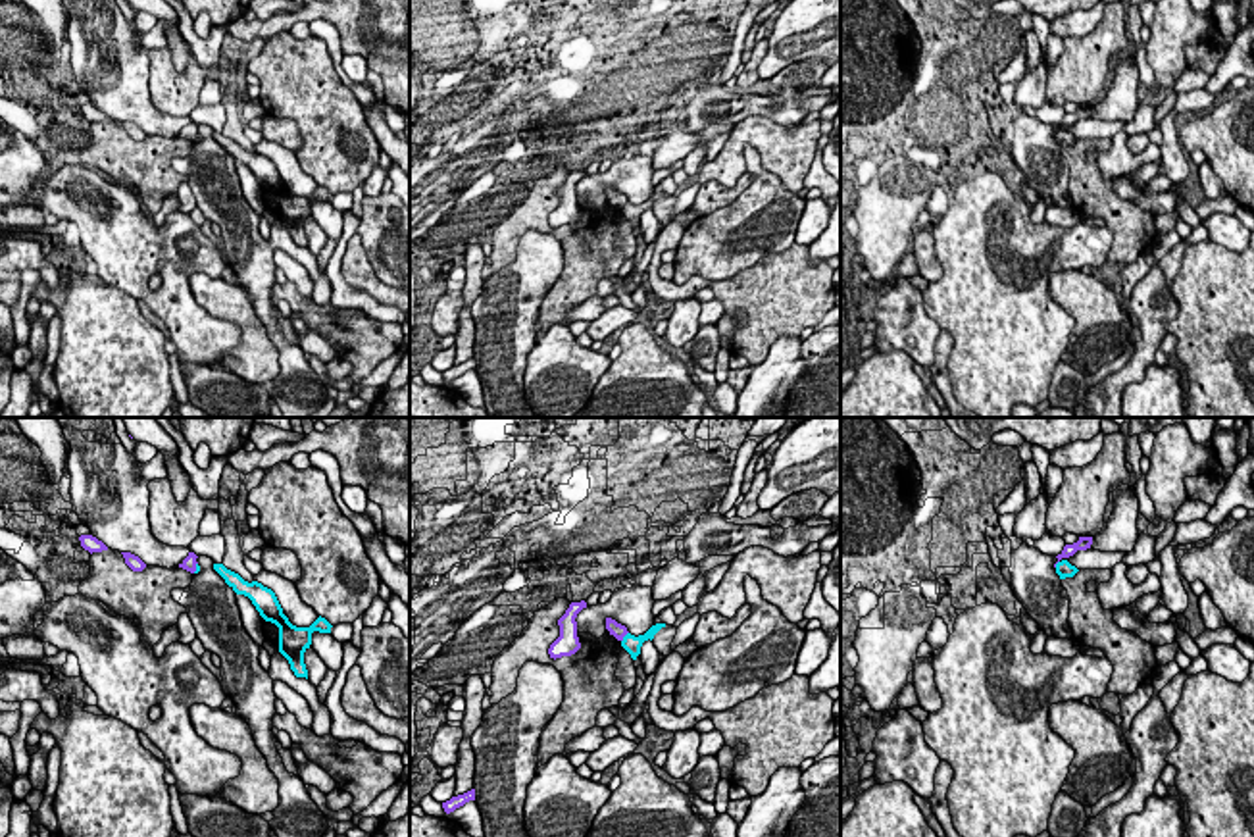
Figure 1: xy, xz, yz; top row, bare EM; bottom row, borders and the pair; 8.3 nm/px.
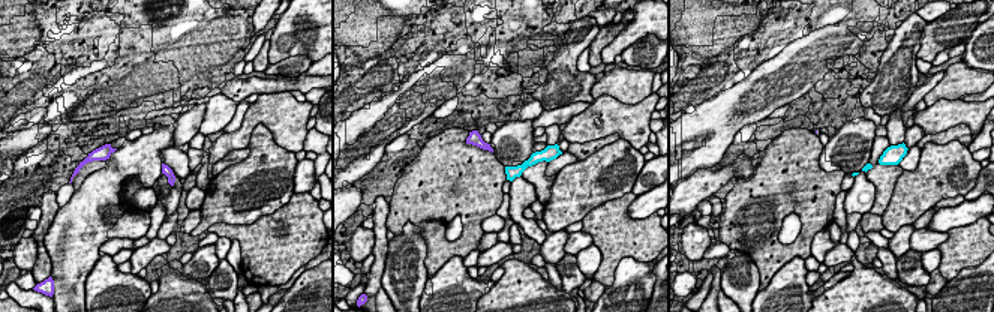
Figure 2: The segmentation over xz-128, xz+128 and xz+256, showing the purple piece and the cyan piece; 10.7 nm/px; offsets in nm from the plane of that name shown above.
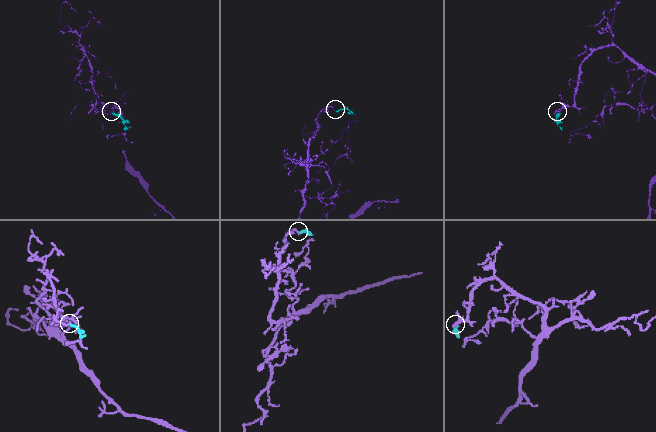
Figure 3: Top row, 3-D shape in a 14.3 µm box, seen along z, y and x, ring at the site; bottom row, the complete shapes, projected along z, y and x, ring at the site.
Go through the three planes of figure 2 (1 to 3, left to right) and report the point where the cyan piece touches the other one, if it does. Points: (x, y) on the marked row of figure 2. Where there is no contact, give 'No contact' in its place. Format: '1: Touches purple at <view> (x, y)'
1: No contact
2: No contact
3: No contact

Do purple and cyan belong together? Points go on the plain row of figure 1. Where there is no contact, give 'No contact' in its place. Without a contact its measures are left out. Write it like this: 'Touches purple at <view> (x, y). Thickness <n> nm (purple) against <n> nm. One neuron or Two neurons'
Touches purple at xz (624, 204). Thickness 120 nm (purple) against 140 nm. Two neurons

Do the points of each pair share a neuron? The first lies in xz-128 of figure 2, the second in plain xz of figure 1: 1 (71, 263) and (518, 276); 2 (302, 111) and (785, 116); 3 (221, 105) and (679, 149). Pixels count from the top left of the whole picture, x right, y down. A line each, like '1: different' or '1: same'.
1: same
2: different
3: different

